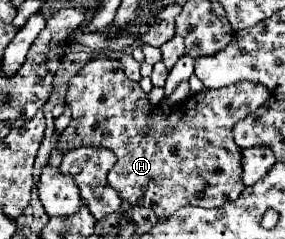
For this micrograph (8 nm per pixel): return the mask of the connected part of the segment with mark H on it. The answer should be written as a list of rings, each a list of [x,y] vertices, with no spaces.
[[[95,57],[69,81],[67,103],[71,105],[73,117],[69,127],[59,135],[57,149],[67,153],[69,149],[85,145],[113,151],[117,161],[107,175],[107,183],[123,201],[129,205],[149,207],[159,219],[171,217],[185,205],[221,207],[227,201],[235,201],[245,189],[241,181],[241,147],[233,141],[233,125],[261,107],[267,99],[269,91],[265,85],[241,81],[221,89],[203,89],[177,103],[175,109],[169,109],[169,113],[163,113],[161,105],[153,105],[137,81],[129,81],[129,77],[125,77],[117,59]]]

